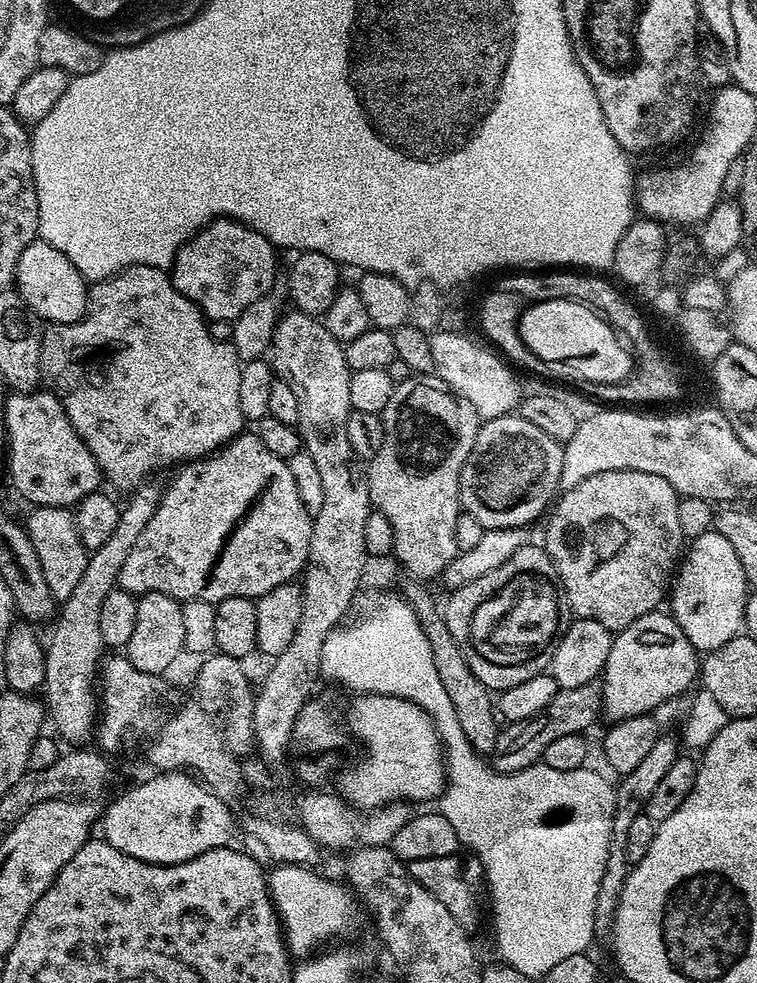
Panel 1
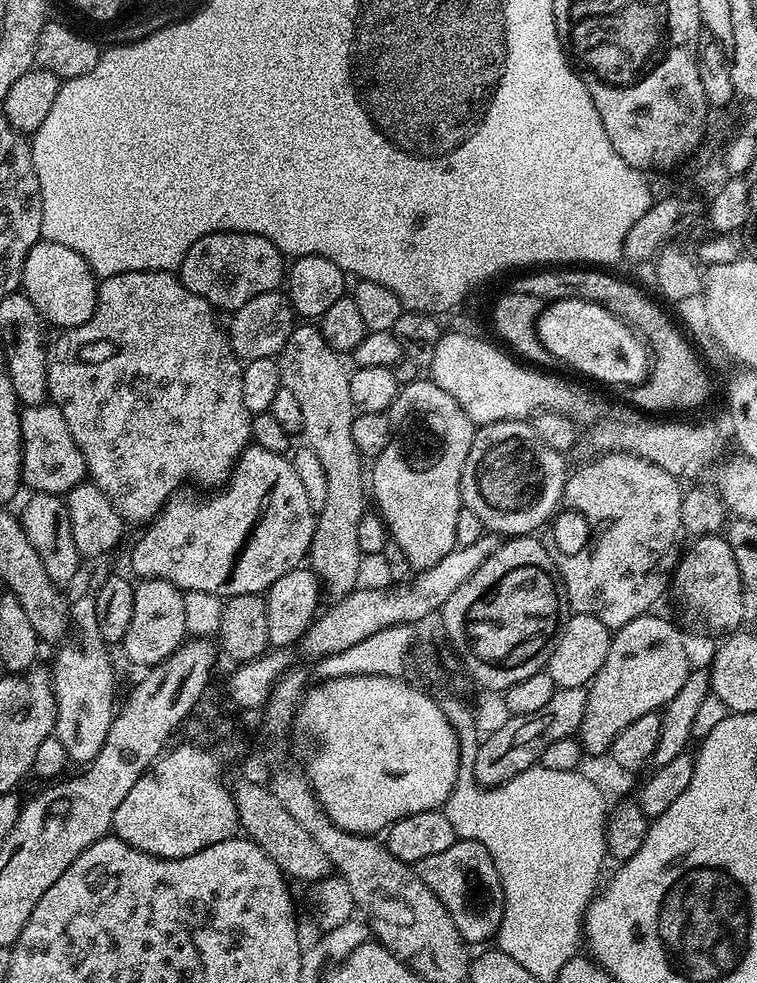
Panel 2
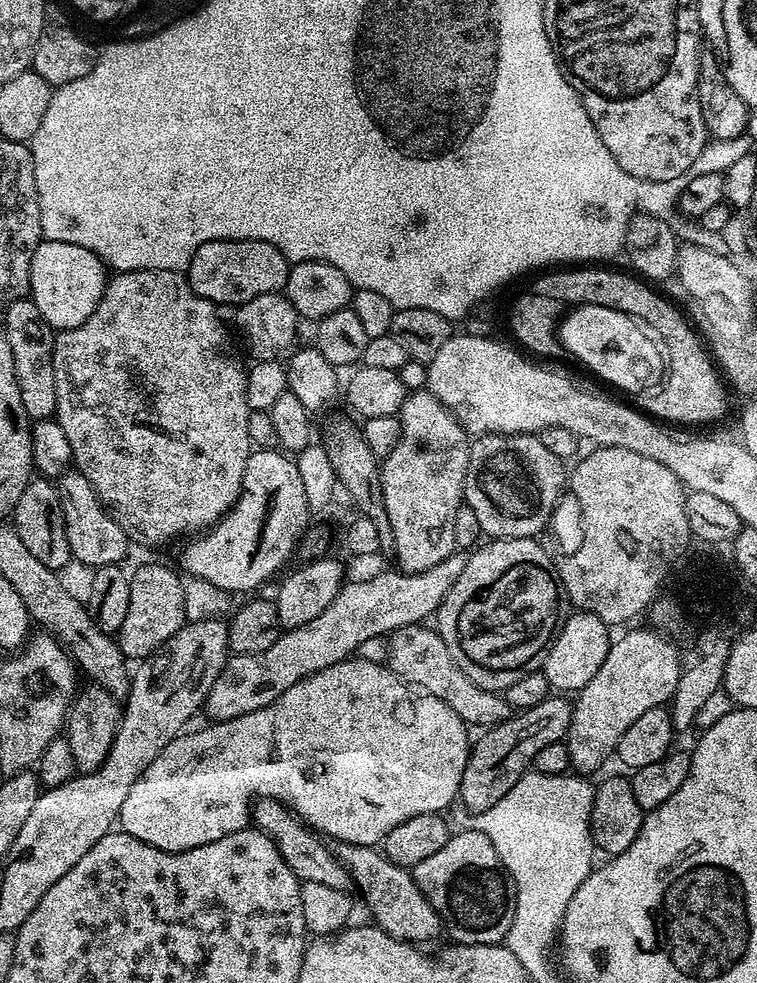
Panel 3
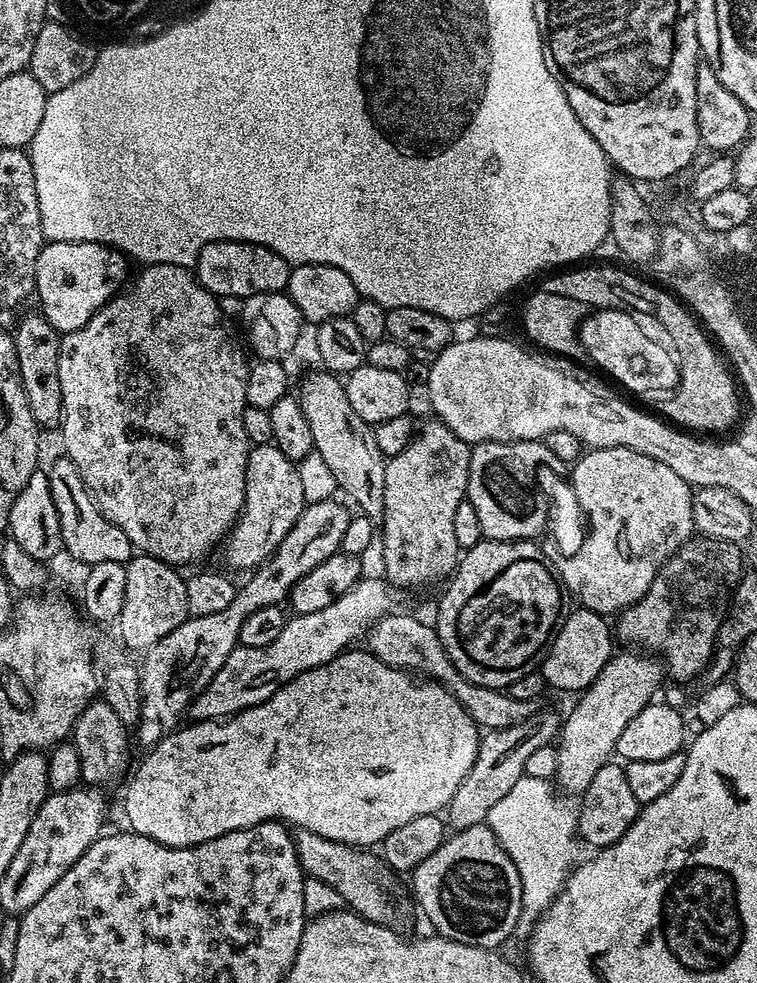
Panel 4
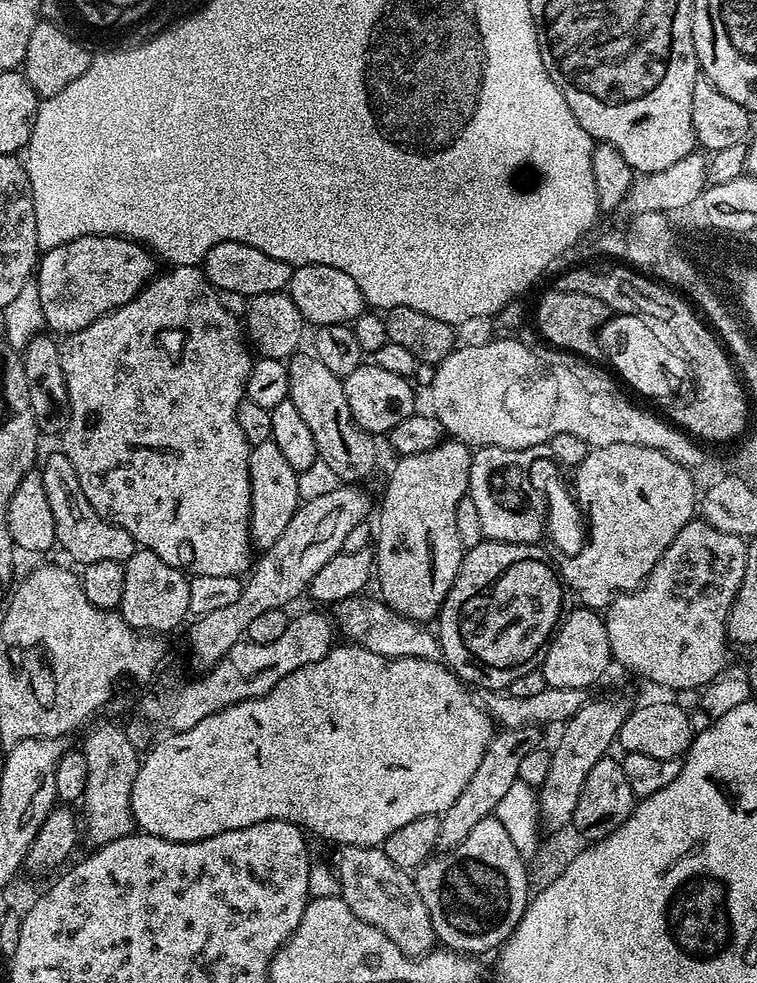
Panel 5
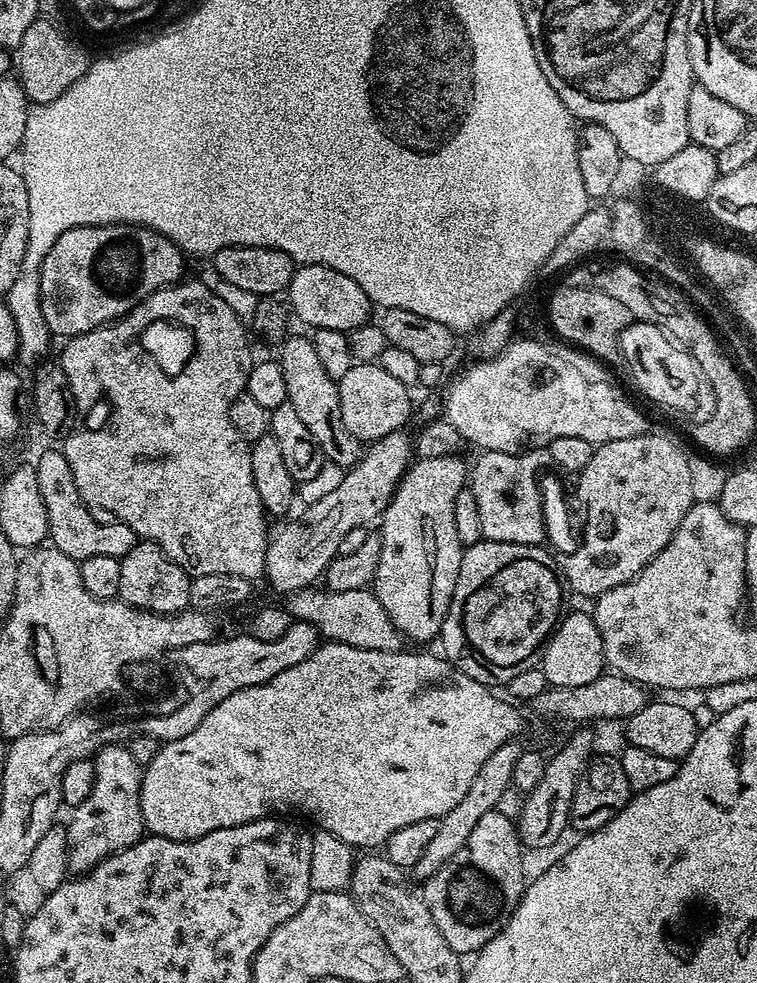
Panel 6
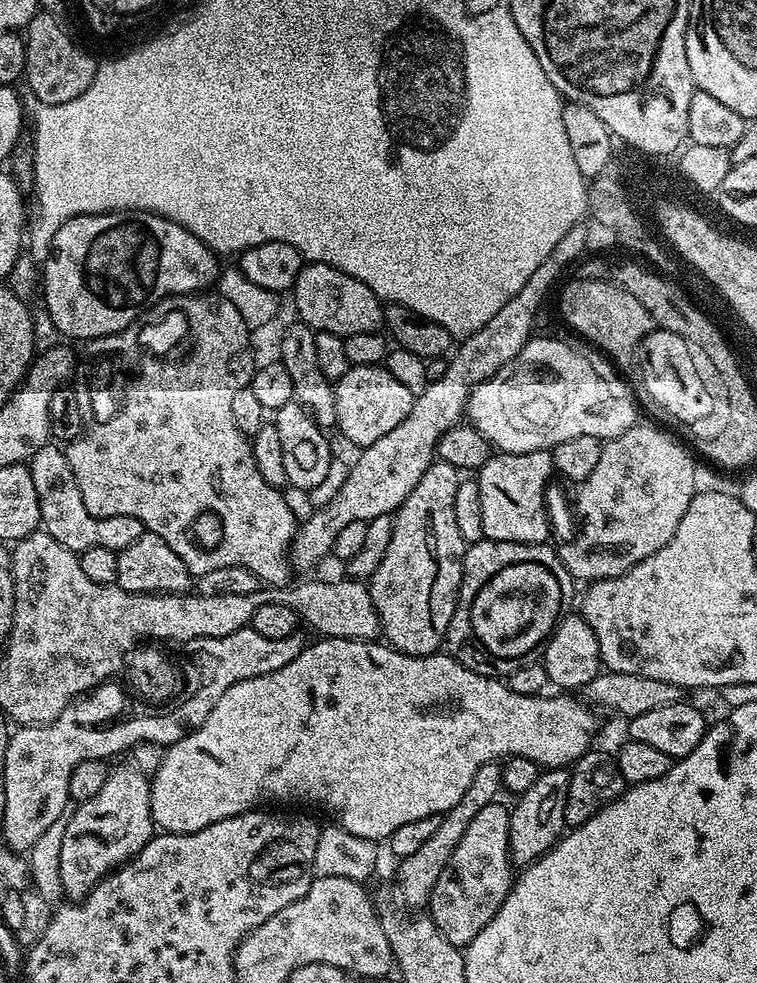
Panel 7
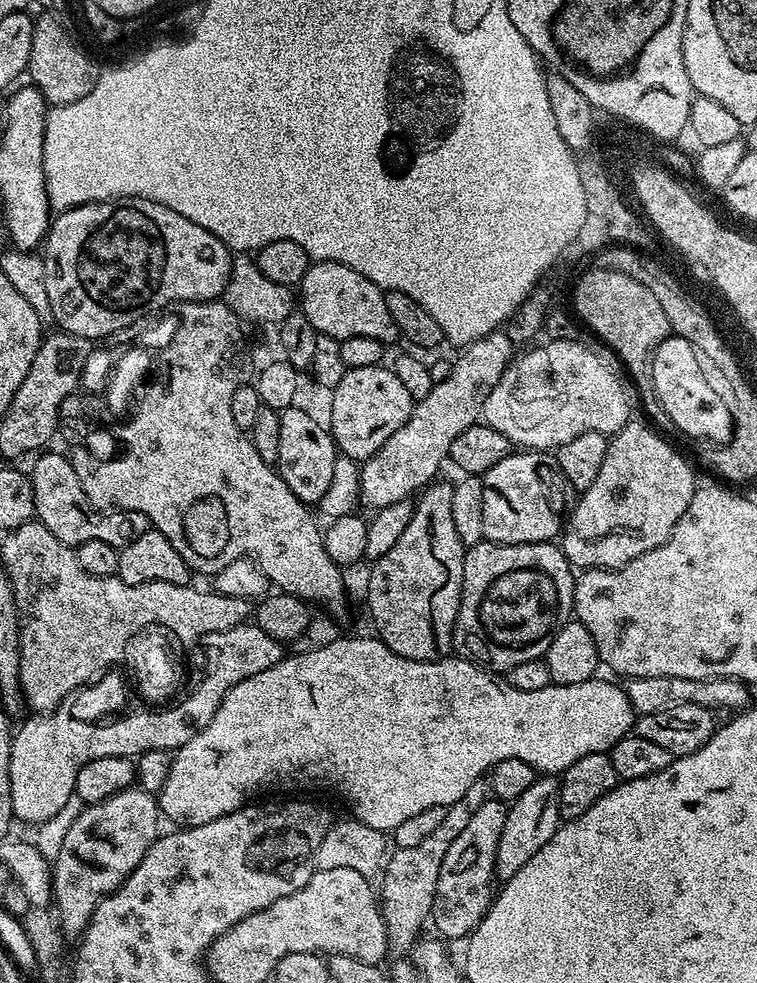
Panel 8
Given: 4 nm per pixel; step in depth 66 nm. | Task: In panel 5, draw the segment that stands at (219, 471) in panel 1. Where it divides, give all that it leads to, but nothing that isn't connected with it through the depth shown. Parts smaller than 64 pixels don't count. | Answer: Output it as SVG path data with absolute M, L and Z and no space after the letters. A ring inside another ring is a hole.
M271 439L261 444L251 445L248 454L248 473L250 474L250 506L252 507L248 529L252 535L253 545L263 550L274 546L274 542L278 542L282 530L286 530L290 518L294 518L297 508L302 503L298 494L298 474L294 466L286 462L282 450L278 450L278 446Z

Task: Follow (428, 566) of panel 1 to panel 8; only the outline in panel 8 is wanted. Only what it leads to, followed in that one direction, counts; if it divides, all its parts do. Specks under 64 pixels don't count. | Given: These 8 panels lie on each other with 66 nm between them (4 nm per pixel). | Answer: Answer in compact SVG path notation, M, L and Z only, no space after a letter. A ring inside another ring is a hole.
M433 482L419 493L420 501L415 501L410 526L402 530L402 538L398 538L382 558L375 560L368 576L368 612L376 627L375 635L387 648L394 650L394 654L411 660L442 660L453 651L452 635L460 609L466 545L458 538L454 518L450 515L452 484L440 483Z

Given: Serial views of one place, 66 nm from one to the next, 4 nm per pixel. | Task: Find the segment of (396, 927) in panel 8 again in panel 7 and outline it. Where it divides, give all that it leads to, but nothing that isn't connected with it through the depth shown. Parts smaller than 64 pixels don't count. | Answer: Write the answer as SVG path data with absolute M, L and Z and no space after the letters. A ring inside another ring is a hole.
M496 762L482 766L478 774L474 774L474 782L466 786L466 794L462 794L462 798L454 802L449 812L440 816L438 831L418 851L399 861L400 869L396 872L396 884L400 887L401 898L409 904L407 905L409 909L423 909L420 907L423 904L425 907L431 901L434 882L438 882L442 870L446 870L446 862L450 862L450 854L454 854L454 846L462 842L462 834L466 834L466 826L470 826L471 820L478 815L478 810L482 810L482 806L493 803L499 797L496 795L501 795L500 769L501 765Z

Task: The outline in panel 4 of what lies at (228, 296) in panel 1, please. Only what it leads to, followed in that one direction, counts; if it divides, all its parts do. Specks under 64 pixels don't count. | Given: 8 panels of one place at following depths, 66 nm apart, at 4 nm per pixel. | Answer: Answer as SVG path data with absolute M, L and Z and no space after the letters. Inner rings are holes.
M235 238L204 244L194 261L196 280L217 298L226 295L247 298L267 292L284 292L291 273L290 265L274 254L274 250L266 250L266 246L259 244L238 242Z

